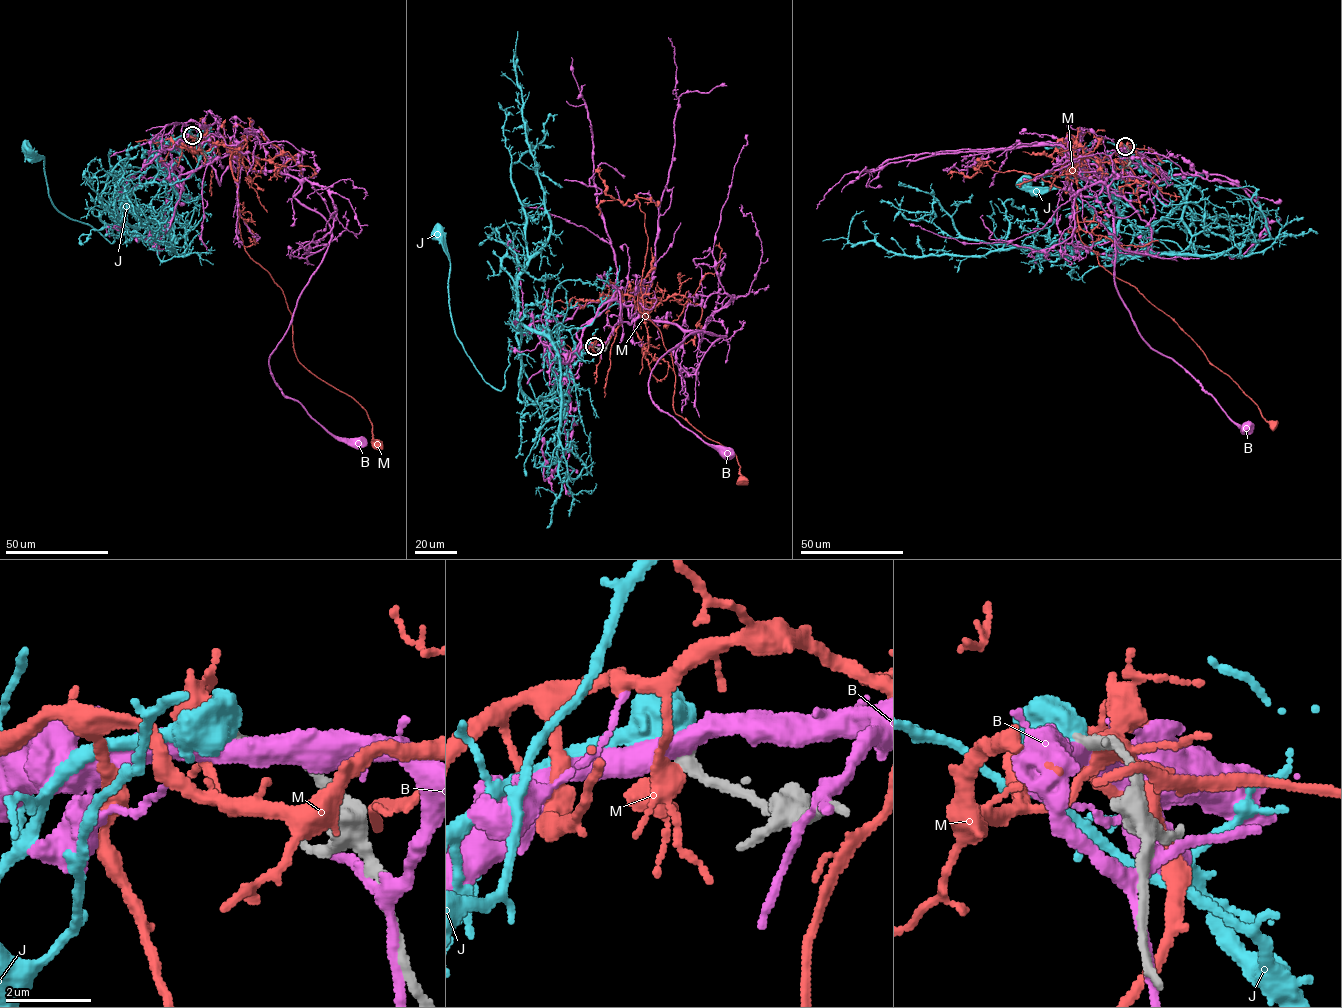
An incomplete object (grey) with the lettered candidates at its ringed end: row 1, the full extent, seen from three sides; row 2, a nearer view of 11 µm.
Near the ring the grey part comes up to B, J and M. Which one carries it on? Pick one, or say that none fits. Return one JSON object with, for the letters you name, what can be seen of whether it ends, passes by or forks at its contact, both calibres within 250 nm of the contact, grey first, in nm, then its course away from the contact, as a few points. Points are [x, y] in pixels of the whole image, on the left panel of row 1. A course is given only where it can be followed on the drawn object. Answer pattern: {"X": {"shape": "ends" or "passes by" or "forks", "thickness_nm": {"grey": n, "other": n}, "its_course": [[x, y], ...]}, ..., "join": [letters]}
{"J": {"shape": "ends", "thickness_nm": {"grey": 280, "other": 700}, "its_course": [[192, 135], [183, 138], [180, 156], [165, 174], [127, 193], [110, 243], [54, 206], [43, 158], [27, 148]]}, "join": ["J"]}

